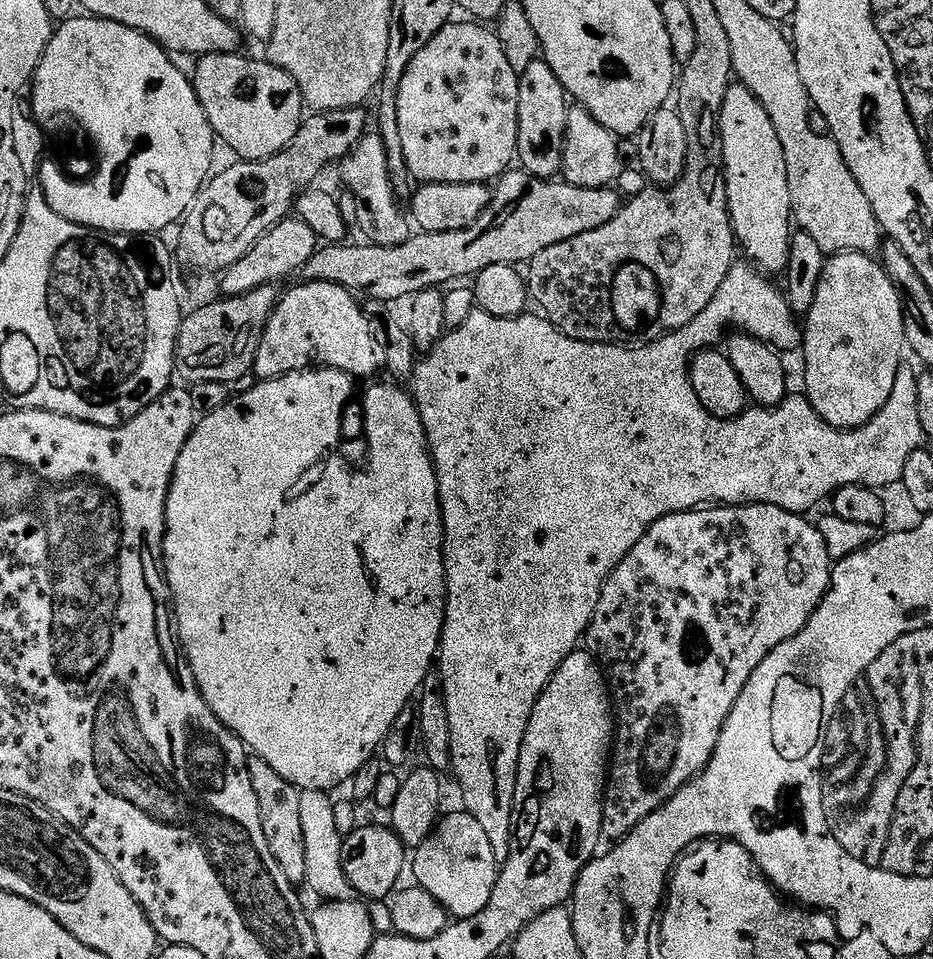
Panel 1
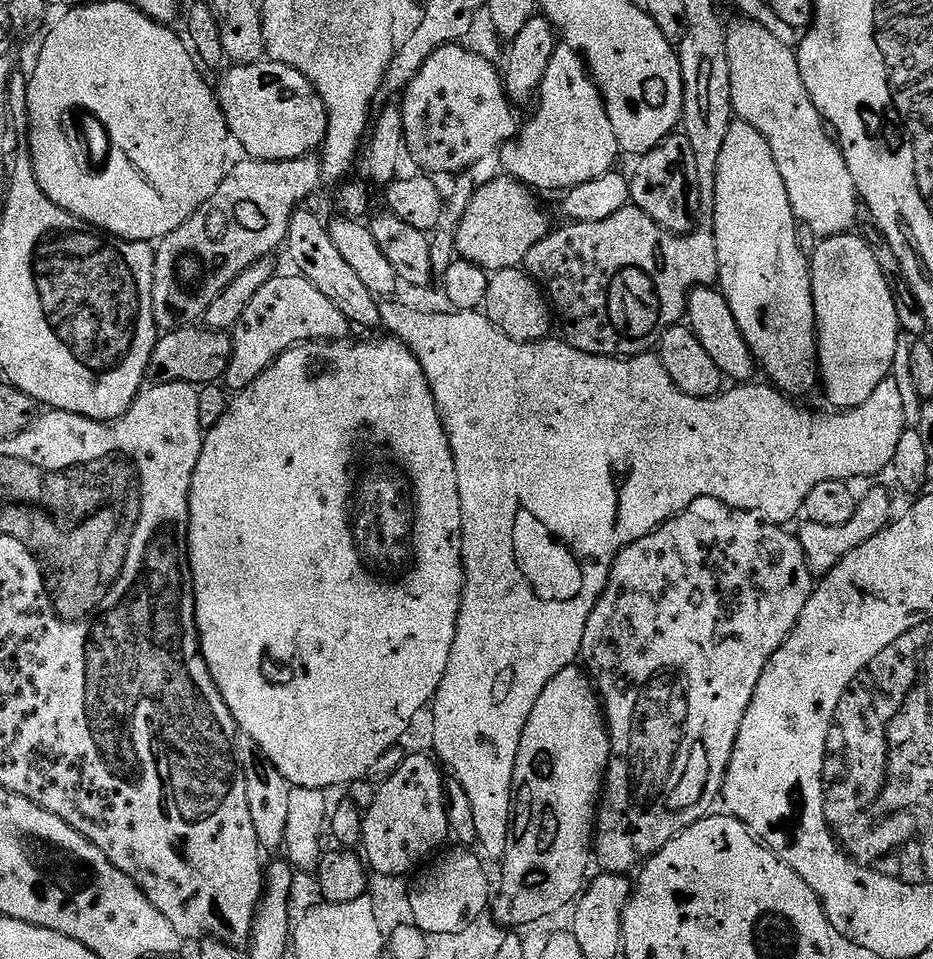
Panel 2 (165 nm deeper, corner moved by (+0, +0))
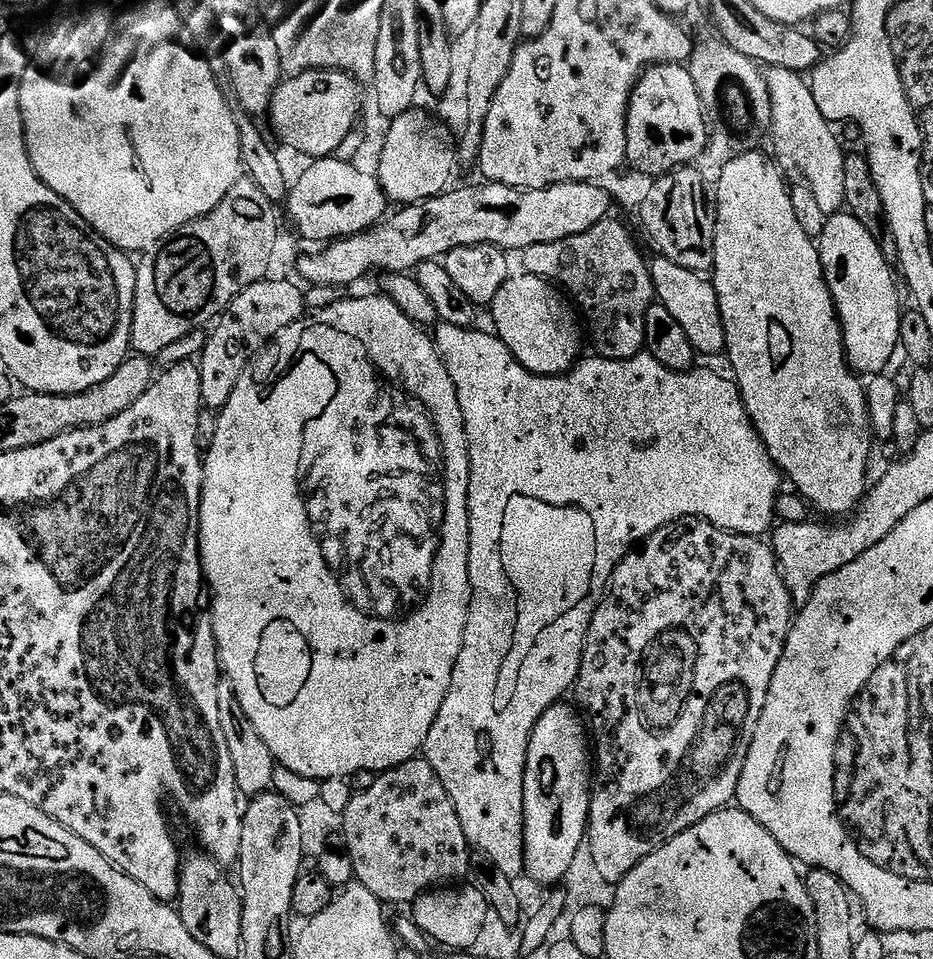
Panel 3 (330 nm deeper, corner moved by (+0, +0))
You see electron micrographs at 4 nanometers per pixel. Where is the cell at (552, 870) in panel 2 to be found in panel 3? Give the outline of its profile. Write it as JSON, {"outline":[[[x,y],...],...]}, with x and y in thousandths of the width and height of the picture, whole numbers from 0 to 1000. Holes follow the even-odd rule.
{"outline":[[[612,733],[589,736],[570,762],[562,804],[562,904],[561,908],[580,924],[596,924],[606,917],[620,882],[630,871],[630,846],[635,835],[637,801],[632,796],[632,767],[628,755]]]}

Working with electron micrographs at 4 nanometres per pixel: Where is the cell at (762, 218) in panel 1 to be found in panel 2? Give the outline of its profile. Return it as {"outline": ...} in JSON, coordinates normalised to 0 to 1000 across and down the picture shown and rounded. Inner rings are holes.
{"outline":[[[792,123],[786,124],[782,136],[778,140],[778,148],[774,148],[774,161],[770,161],[770,177],[767,178],[767,194],[765,197],[767,203],[767,222],[761,230],[762,237],[767,243],[767,251],[770,252],[770,301],[776,309],[778,315],[781,316],[782,323],[786,324],[787,334],[790,336],[791,344],[796,348],[803,364],[809,371],[811,381],[824,392],[822,395],[835,408],[844,411],[849,415],[857,415],[861,409],[866,409],[870,405],[870,392],[872,396],[872,385],[877,380],[877,364],[875,362],[875,324],[872,323],[872,315],[870,314],[870,285],[868,283],[867,268],[857,260],[857,243],[855,241],[855,230],[853,224],[849,222],[847,215],[847,206],[842,202],[842,190],[838,186],[838,181],[834,181],[834,169],[830,169],[830,161],[825,148],[821,148],[821,144],[817,144],[817,140],[812,140],[812,136],[808,136],[808,131],[804,131],[797,125]]]}

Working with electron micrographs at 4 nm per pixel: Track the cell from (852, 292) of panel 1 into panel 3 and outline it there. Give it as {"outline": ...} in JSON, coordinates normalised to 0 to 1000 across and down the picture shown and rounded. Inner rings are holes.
{"outline":[[[908,219],[889,224],[881,244],[877,247],[879,272],[885,290],[885,298],[892,308],[896,327],[900,331],[900,343],[905,349],[905,370],[913,387],[934,394],[946,389],[956,375],[956,370],[965,363],[965,309],[960,306],[958,282],[952,275],[952,267],[946,263],[944,251],[937,248],[932,241],[920,231]]]}

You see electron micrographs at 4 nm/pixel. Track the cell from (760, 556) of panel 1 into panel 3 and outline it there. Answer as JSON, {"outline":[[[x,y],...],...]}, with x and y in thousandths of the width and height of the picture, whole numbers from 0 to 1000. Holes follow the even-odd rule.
{"outline":[[[734,540],[706,551],[693,561],[689,571],[688,578],[682,579],[682,576],[677,576],[670,579],[663,590],[657,594],[656,604],[632,649],[632,657],[626,670],[624,694],[615,714],[615,727],[617,726],[618,730],[616,733],[628,748],[632,756],[632,767],[637,773],[637,812],[628,877],[637,891],[642,910],[656,924],[663,922],[666,916],[675,911],[680,903],[684,903],[684,899],[701,891],[701,886],[708,884],[714,877],[722,875],[740,861],[752,857],[752,853],[781,842],[788,835],[795,799],[802,789],[808,761],[817,745],[817,736],[821,736],[825,707],[830,707],[830,699],[838,686],[840,670],[851,645],[851,631],[836,596],[836,588],[826,566],[820,565],[814,559],[776,555],[760,542]]]}

